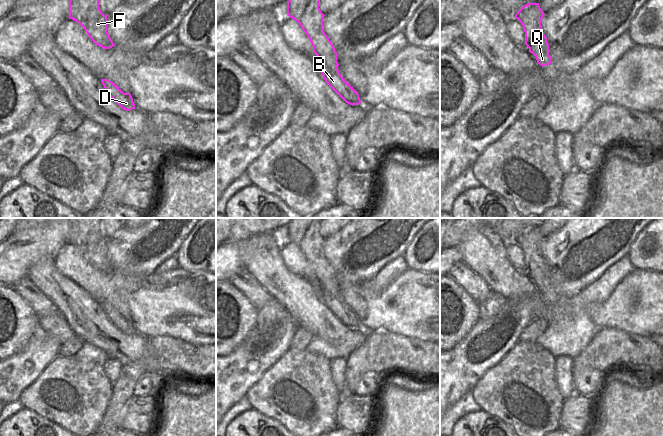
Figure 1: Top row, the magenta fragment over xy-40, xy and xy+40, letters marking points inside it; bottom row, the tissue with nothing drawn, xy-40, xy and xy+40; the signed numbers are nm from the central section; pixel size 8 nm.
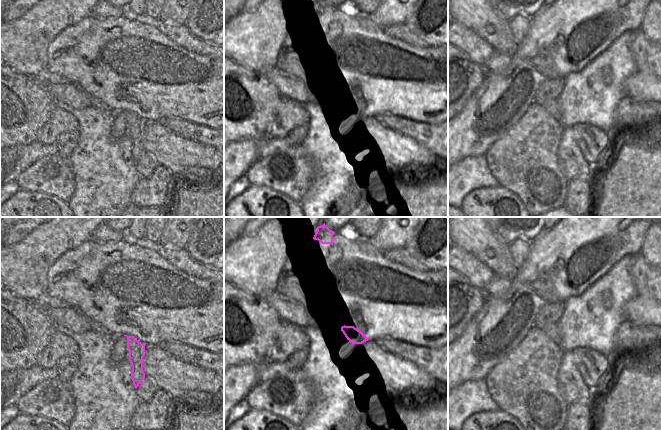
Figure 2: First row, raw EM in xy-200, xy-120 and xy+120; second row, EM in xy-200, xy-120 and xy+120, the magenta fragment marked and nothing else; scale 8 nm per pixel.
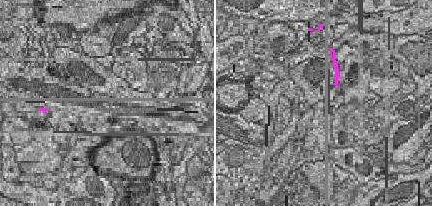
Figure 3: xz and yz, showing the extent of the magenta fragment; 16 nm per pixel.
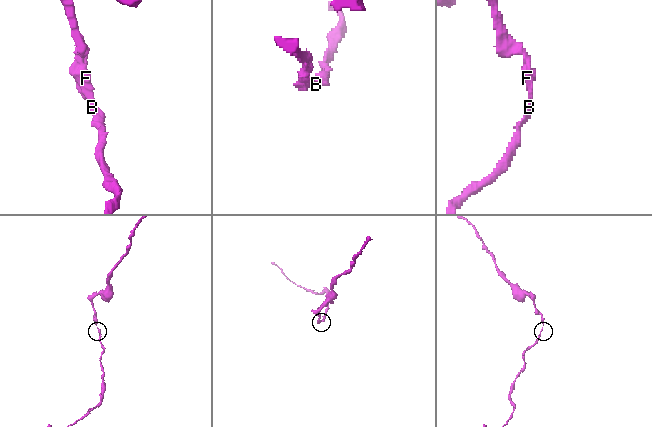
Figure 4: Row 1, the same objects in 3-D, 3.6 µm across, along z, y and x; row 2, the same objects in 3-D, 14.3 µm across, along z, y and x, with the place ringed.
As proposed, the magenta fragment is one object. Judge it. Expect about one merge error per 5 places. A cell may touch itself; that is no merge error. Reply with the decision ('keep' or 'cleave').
keep

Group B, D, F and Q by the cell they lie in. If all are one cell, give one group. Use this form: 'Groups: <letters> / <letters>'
Groups: B D F Q.

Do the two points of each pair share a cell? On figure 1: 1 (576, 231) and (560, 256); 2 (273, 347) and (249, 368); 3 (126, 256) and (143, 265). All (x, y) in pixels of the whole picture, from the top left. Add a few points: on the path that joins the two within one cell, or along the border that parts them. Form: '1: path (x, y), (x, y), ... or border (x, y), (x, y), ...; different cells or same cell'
1: path (576, 237), (566, 250); same cell
2: path (267, 350), (255, 362); same cell
3: path (130, 256), (139, 263); same cell

